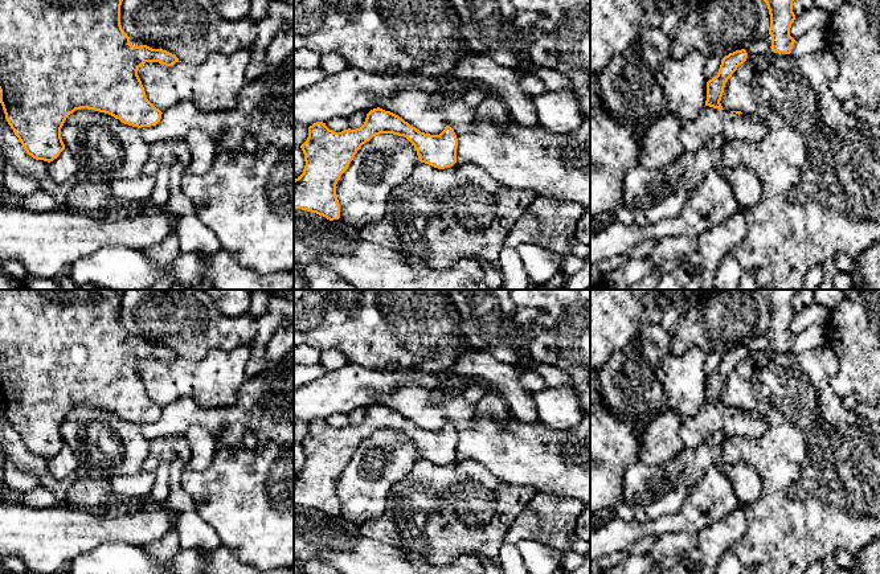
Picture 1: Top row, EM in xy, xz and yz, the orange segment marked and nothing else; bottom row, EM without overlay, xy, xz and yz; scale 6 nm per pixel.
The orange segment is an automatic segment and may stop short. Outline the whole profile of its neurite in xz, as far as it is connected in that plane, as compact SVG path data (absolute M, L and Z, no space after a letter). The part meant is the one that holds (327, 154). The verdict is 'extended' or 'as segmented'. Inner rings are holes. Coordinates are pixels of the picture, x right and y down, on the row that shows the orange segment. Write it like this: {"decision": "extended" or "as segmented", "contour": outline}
{"decision": "as segmented", "contour": "M380 107L371 110L367 114L364 124L356 130L348 128L341 132L335 132L326 123L316 122L308 127L308 138L300 145L306 165L303 173L294 180L294 208L316 213L330 221L339 220L340 204L336 197L336 184L348 169L361 145L380 134L393 134L406 138L414 145L419 161L434 168L445 169L457 163L458 139L450 126L446 126L439 135L425 134L398 115Z"}

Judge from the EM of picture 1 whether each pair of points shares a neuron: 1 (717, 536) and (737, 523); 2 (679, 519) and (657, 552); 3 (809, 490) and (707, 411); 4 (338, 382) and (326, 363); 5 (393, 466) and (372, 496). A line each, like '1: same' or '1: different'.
1: same
2: different
3: different
4: different
5: same

